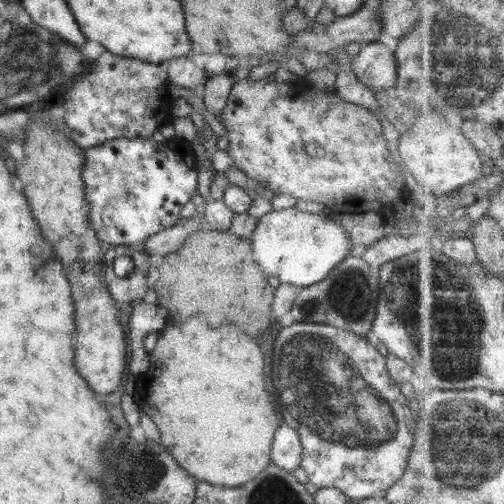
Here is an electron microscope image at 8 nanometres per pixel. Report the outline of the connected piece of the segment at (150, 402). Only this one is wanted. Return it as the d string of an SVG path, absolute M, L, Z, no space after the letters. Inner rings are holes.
M191 318L183 324L163 330L149 358L147 372L135 376L139 382L143 380L137 388L141 396L139 410L151 416L151 422L159 430L161 444L187 474L197 478L196 481L233 488L255 478L263 468L271 464L270 444L277 424L282 425L281 415L273 410L269 394L265 392L263 356L259 348L243 332L239 332L233 326L219 325L217 328L207 328L207 324L201 318ZM181 360L191 360L191 364L183 366Z

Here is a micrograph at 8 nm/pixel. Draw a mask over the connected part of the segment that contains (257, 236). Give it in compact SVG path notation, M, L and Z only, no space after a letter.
M295 206L261 216L249 240L254 261L266 278L275 277L279 283L301 290L327 278L337 263L349 256L351 250L351 243L337 222L326 218L325 214L300 212Z

